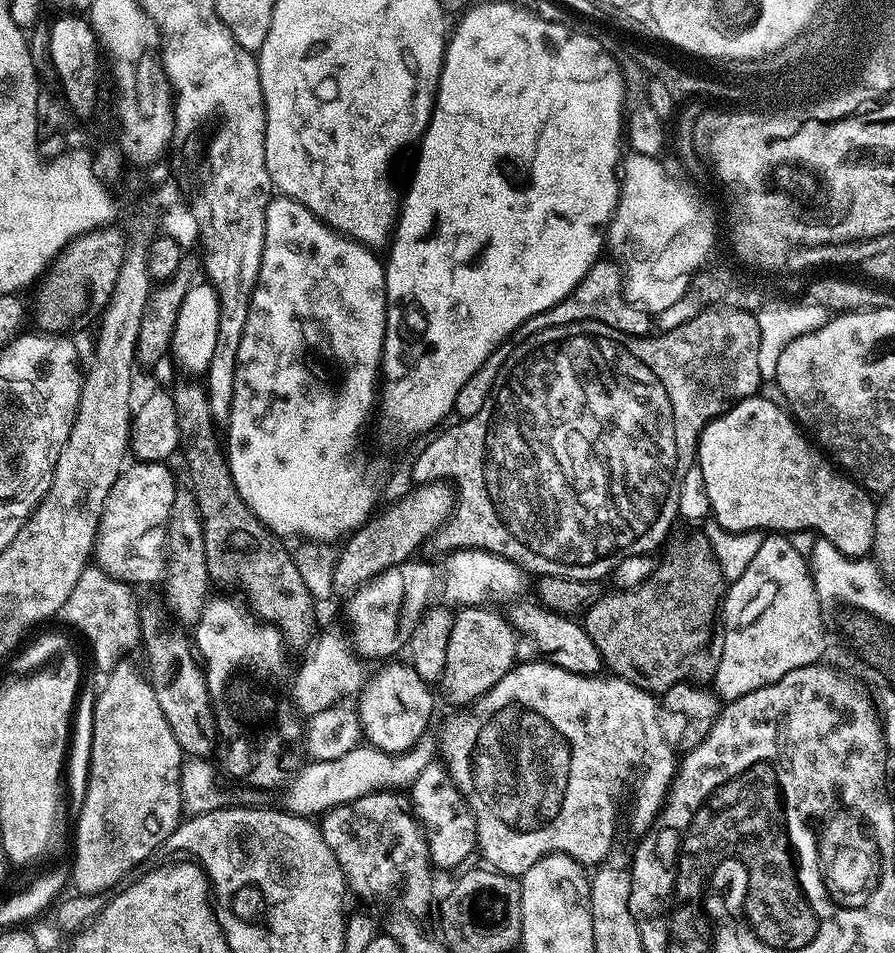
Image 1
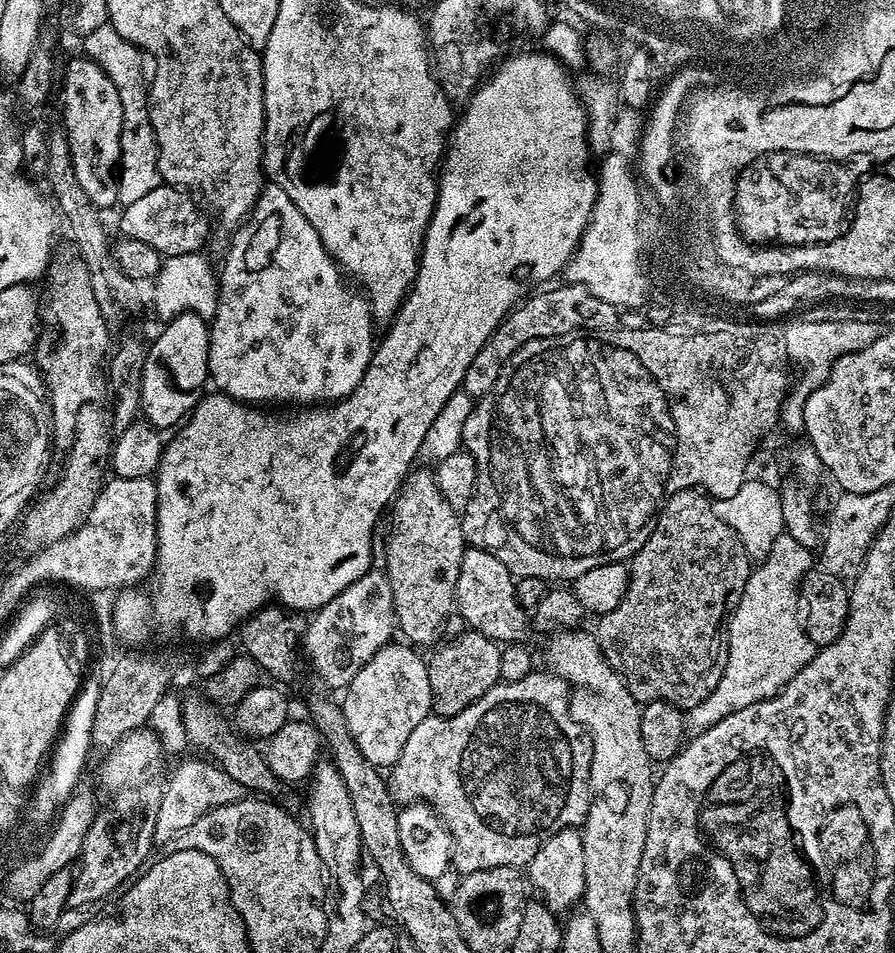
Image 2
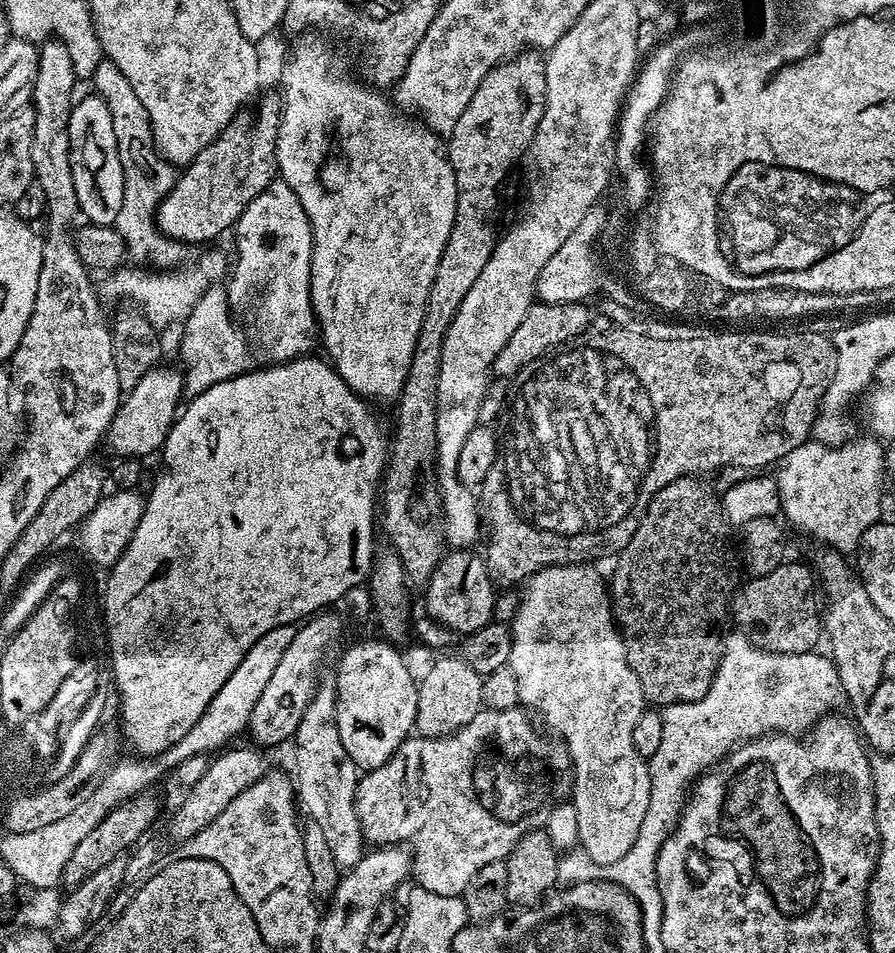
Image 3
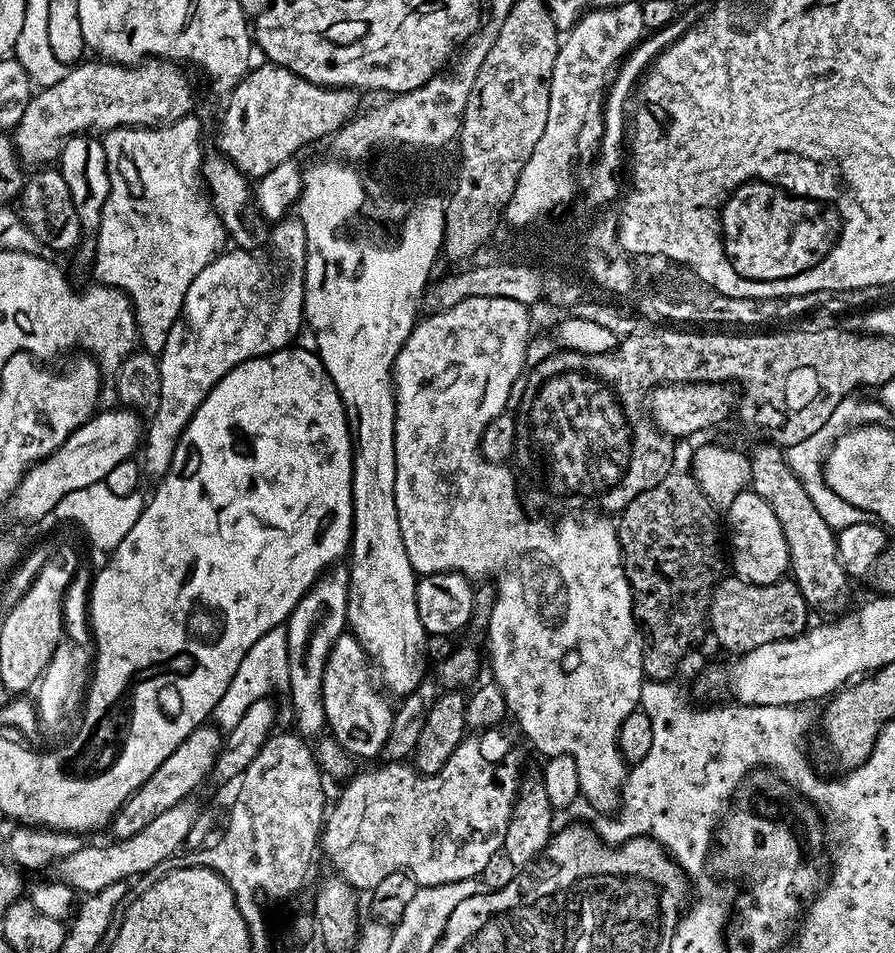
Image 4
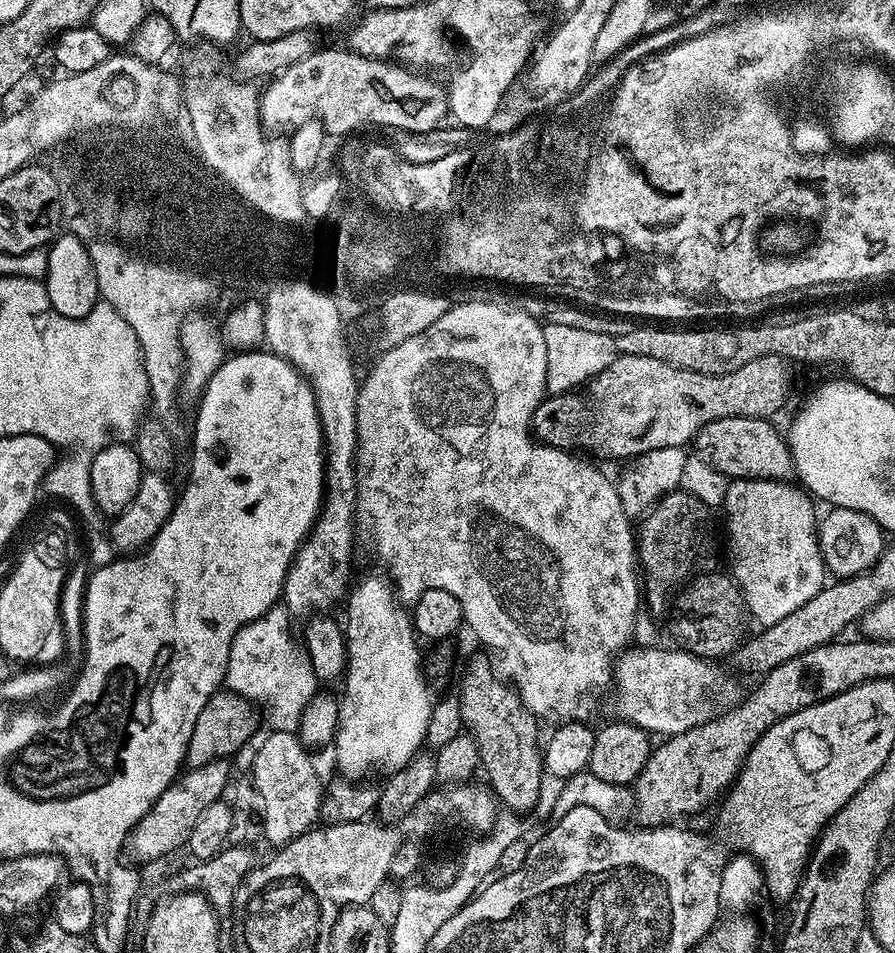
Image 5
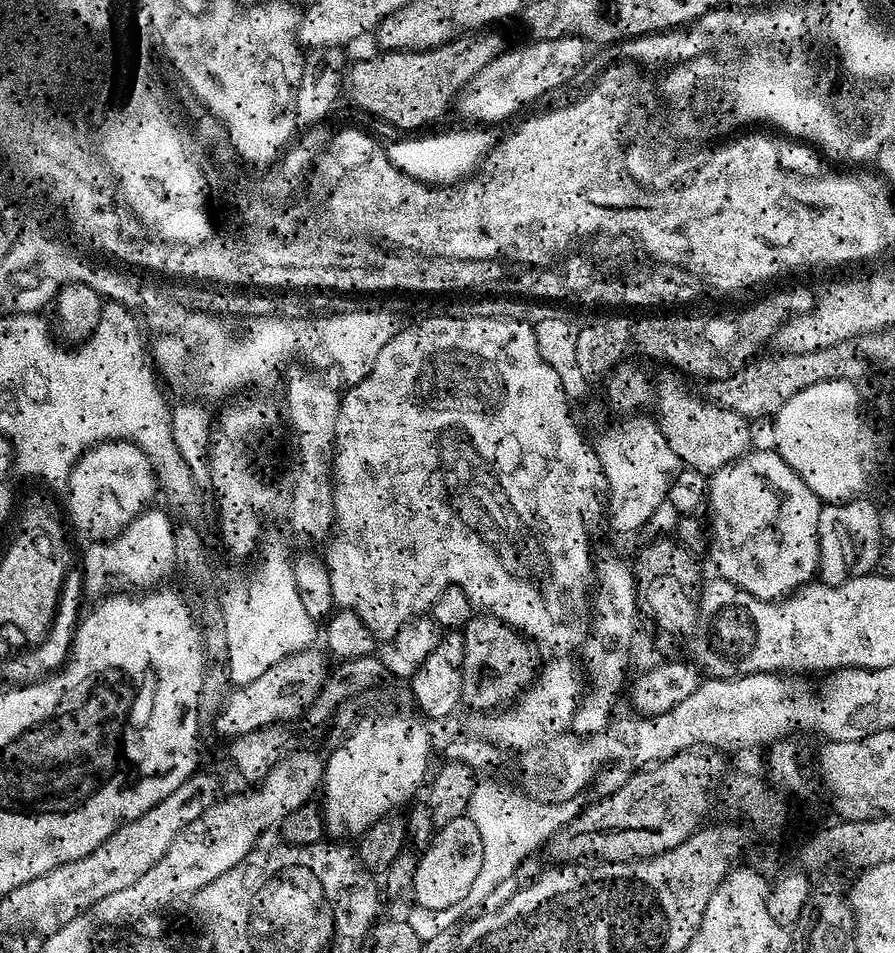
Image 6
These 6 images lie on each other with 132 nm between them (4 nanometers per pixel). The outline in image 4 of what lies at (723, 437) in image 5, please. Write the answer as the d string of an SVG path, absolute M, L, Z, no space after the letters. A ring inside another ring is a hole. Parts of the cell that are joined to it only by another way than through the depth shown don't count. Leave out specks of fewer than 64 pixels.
M760 442L760 445L750 452L750 474L752 475L751 491L757 492L772 507L782 526L782 534L786 534L790 576L802 590L809 609L816 611L817 608L820 612L836 612L832 614L843 613L845 611L844 603L848 600L850 577L840 561L836 545L836 532L826 524L821 514L818 514L814 502L810 500L810 495L806 492L806 487L785 460L785 453L771 442Z

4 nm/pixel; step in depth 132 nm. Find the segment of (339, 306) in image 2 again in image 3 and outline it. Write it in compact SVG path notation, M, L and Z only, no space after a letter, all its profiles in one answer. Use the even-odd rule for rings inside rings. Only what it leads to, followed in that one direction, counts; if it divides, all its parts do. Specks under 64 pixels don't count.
M271 180L246 206L234 225L235 232L236 261L231 261L230 279L226 284L228 303L248 315L247 327L255 341L257 338L260 342L265 361L283 364L285 360L299 360L309 355L318 344L318 325L312 311L312 224L298 194L284 180Z

